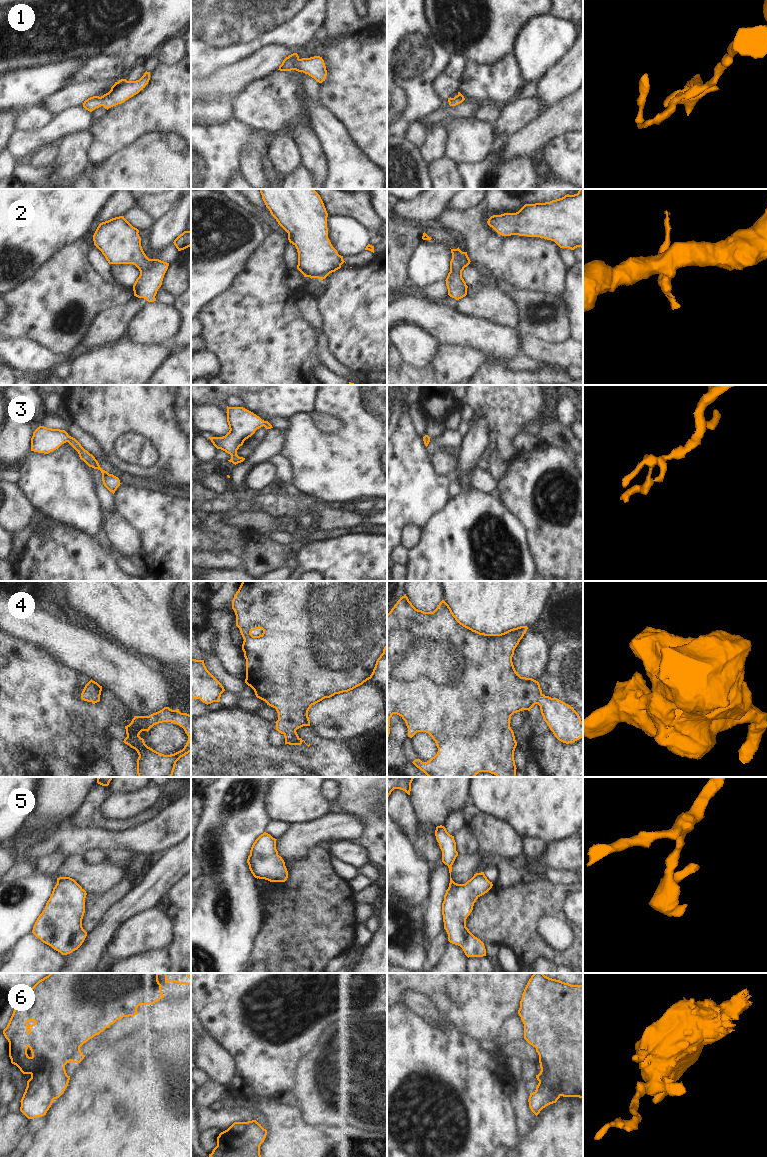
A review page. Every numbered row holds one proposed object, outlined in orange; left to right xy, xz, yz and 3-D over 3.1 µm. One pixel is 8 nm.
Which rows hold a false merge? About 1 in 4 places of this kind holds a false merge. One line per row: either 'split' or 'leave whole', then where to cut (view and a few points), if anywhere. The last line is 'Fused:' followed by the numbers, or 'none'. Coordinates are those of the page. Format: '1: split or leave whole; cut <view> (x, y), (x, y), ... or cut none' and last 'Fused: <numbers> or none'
1: leave whole; cut none
2: leave whole; cut none
3: leave whole; cut none
4: leave whole; cut none
5: leave whole; cut none
6: split; cut xy (41, 1067), (47, 1070), (48, 1082), (54, 1098)
Fused: 6

